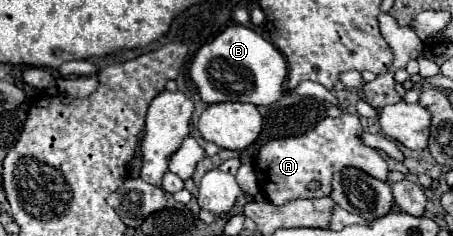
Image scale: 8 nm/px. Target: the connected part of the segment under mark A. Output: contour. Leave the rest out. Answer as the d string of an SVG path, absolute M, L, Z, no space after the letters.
M350 113L334 119L326 117L314 127L314 131L308 131L300 137L266 141L258 149L254 161L260 191L272 205L286 205L294 199L328 197L332 193L332 175L346 167L362 169L380 181L388 181L390 173L386 159L376 149L362 143L362 123L358 115Z

